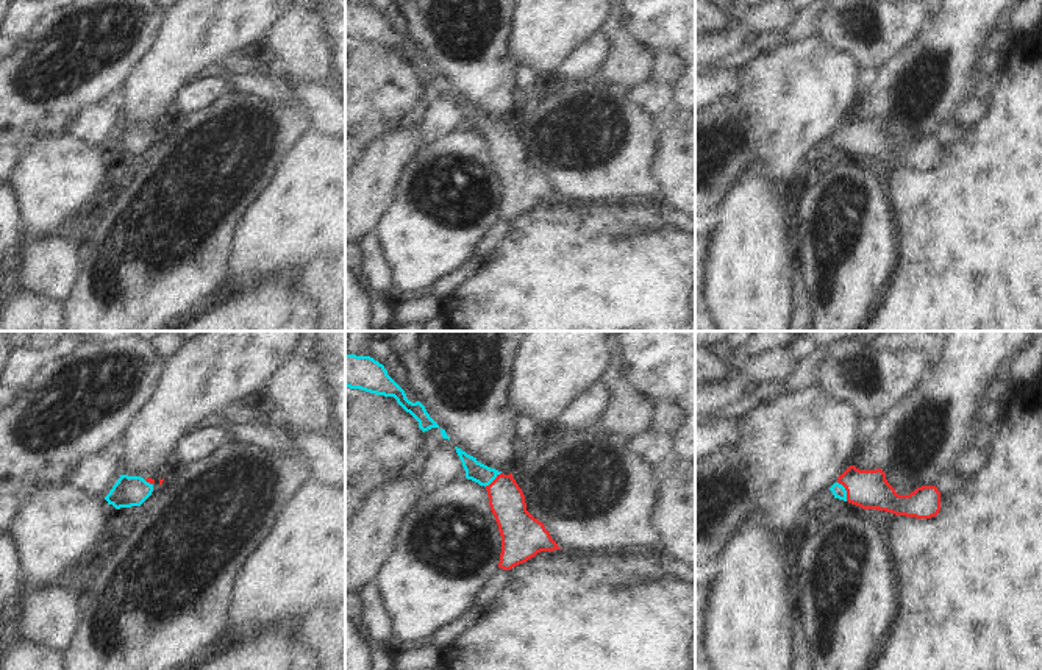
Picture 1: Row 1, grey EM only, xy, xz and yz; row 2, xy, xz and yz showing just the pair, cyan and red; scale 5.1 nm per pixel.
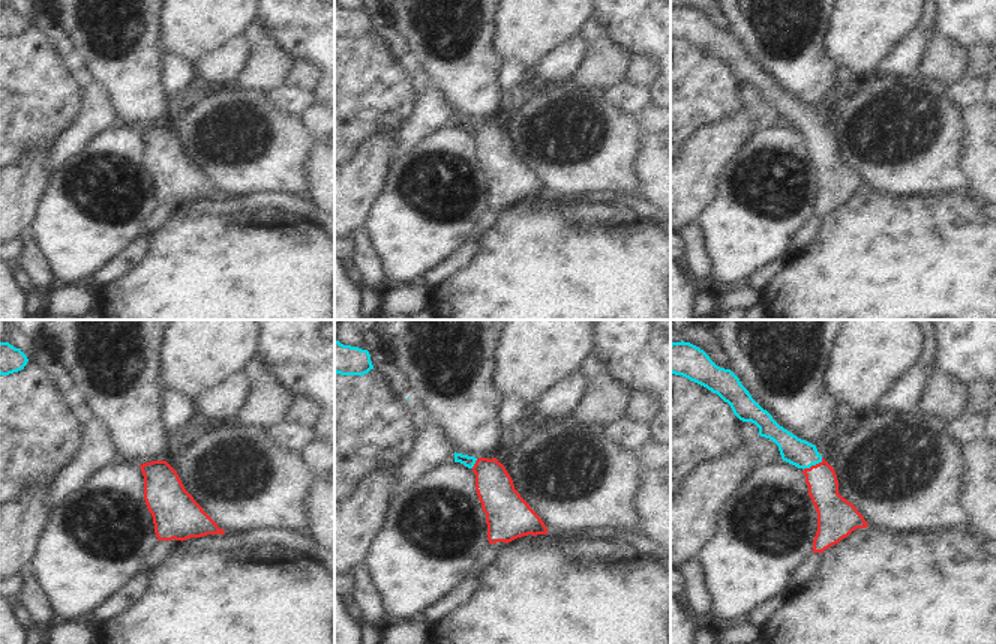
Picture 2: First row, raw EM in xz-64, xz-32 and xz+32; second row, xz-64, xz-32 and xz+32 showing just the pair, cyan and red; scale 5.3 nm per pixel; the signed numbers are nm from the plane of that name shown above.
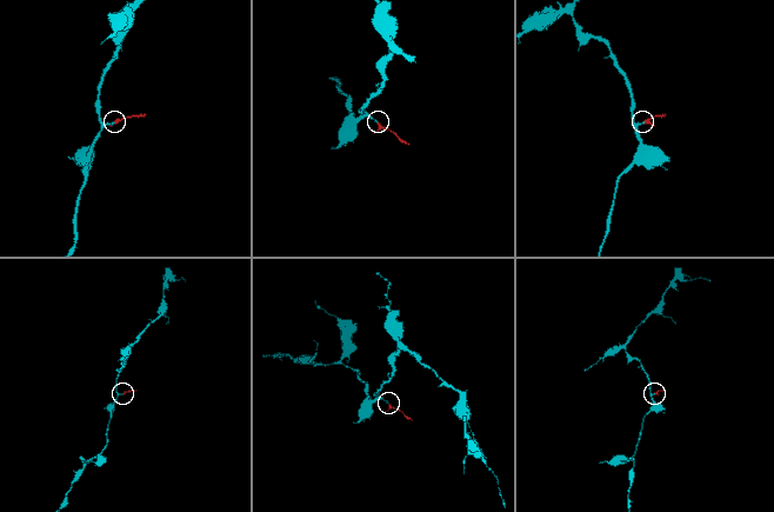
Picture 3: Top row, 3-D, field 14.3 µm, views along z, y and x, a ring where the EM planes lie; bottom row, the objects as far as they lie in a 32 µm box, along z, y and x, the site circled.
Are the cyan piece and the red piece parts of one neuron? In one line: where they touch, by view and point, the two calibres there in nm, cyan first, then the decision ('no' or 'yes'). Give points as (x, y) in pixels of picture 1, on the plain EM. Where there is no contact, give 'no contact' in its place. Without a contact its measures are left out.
yz (845, 141) | 70/200 nm | yes

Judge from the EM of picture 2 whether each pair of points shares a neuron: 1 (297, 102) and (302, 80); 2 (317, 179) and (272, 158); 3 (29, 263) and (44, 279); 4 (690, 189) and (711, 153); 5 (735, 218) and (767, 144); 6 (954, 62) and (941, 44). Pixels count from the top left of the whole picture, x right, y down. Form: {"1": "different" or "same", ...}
{"1": "different", "2": "different", "3": "same", "4": "same", "5": "same", "6": "same"}

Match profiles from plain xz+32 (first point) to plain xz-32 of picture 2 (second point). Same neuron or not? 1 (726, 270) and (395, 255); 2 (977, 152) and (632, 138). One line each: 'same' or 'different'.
1: same
2: different

